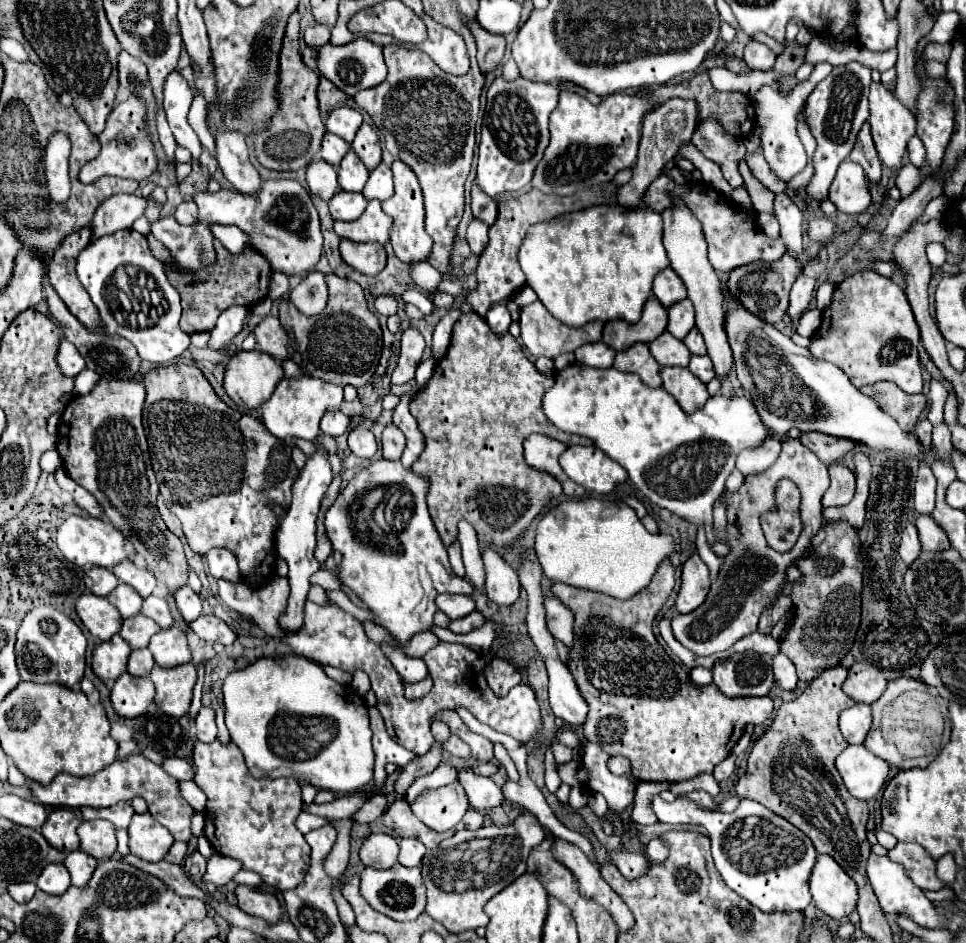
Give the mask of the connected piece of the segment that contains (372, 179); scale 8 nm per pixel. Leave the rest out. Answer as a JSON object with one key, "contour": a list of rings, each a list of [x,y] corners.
{"contour":[[[383,162],[369,174],[369,180],[363,188],[363,196],[367,200],[387,200],[393,196],[393,178],[391,178],[391,168],[385,166]]]}

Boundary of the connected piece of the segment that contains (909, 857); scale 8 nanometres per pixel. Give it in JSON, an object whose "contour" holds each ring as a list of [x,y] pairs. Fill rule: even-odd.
{"contour":[[[899,842],[893,850],[889,850],[889,858],[897,860],[901,864],[905,864],[911,880],[919,886],[919,888],[927,888],[927,890],[941,890],[947,884],[941,882],[937,878],[935,872],[935,860],[931,858],[929,852],[925,852],[925,848],[921,848],[919,844],[907,844],[907,842]]]}

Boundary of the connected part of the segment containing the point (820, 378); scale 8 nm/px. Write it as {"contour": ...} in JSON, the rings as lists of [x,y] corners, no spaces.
{"contour":[[[727,292],[727,324],[725,326],[729,332],[729,344],[733,348],[737,378],[739,378],[741,386],[751,394],[751,400],[757,406],[761,420],[765,420],[765,424],[769,424],[769,428],[773,428],[773,434],[787,434],[791,428],[799,428],[801,432],[815,430],[815,432],[823,432],[823,434],[829,434],[835,438],[847,438],[857,444],[865,444],[869,448],[895,450],[895,452],[907,454],[919,462],[925,462],[927,466],[933,466],[933,462],[937,460],[937,454],[933,448],[929,448],[929,452],[925,452],[919,438],[915,434],[903,432],[899,428],[897,420],[893,420],[893,416],[883,412],[871,396],[861,394],[859,388],[855,388],[851,384],[851,380],[845,372],[841,372],[835,364],[813,358],[807,348],[793,344],[791,338],[781,334],[775,326],[765,324],[761,318],[753,316],[751,312],[745,312],[741,308],[739,300],[735,300],[735,296],[731,292]]]}

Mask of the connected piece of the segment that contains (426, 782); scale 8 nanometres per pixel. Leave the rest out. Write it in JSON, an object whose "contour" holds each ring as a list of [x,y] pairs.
{"contour":[[[439,764],[431,774],[415,778],[415,782],[407,790],[407,802],[411,804],[427,788],[439,788],[441,784],[453,784],[455,780],[457,780],[457,770],[449,764]]]}

